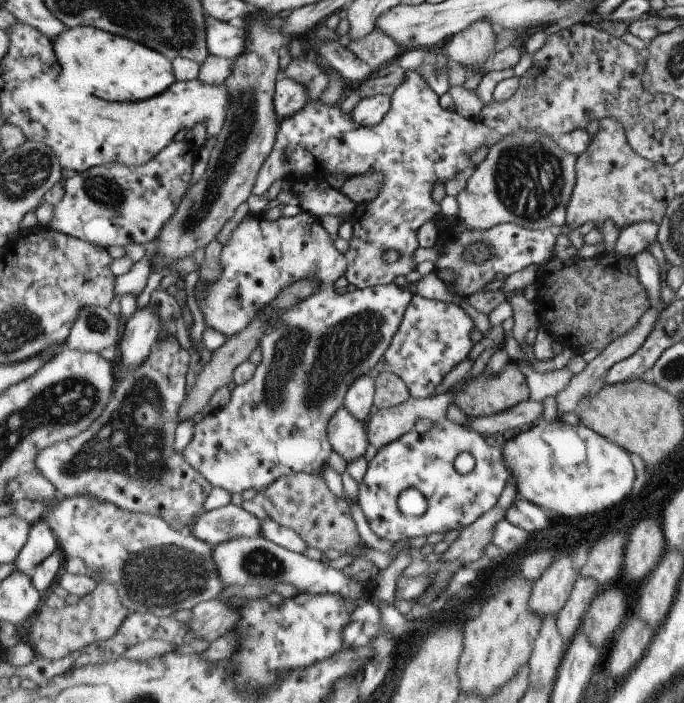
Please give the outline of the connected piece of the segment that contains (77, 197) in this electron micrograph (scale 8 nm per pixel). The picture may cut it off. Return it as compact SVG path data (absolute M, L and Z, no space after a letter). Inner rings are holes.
M186 140L173 141L147 164L134 167L111 163L77 173L65 181L66 195L54 207L48 226L103 247L119 245L125 248L131 243L155 240L188 192L198 149Z

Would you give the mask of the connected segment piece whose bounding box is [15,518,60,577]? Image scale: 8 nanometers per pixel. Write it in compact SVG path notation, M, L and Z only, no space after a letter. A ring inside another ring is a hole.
M42 518L38 523L32 525L28 543L15 560L15 571L24 572L32 577L37 565L60 549L59 544L53 527L47 519Z

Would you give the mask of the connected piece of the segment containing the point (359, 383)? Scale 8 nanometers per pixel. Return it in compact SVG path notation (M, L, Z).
M373 374L360 376L355 383L349 387L345 397L344 406L359 420L365 420L373 408L376 397L376 379Z

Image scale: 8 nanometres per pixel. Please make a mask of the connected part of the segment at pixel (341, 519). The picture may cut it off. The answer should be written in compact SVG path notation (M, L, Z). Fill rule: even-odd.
M320 472L315 473L293 473L289 476L277 479L267 491L261 492L262 498L259 500L261 506L268 514L269 518L276 520L283 526L292 528L301 538L306 540L309 547L319 549L321 552L327 548L334 548L342 554L357 554L363 544L361 543L361 534L359 528L351 516L349 504L345 498L334 494L331 487L325 482Z

